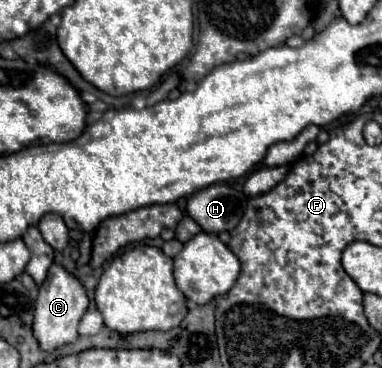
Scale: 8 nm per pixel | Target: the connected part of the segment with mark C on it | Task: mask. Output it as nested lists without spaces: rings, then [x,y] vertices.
[[[53,263],[49,267],[47,279],[39,285],[39,297],[35,303],[33,335],[37,337],[41,349],[53,351],[65,343],[73,343],[79,337],[77,327],[79,327],[83,313],[87,311],[87,305],[89,305],[89,297],[87,297],[83,283],[73,273],[69,273],[63,265]]]

